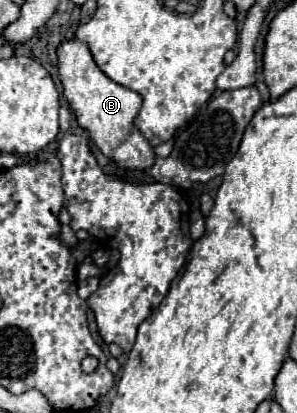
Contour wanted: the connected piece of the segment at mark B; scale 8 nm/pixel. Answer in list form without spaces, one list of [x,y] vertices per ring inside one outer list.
[[[79,39],[63,41],[57,49],[59,59],[59,79],[63,83],[63,95],[73,109],[79,127],[89,131],[93,143],[101,149],[101,153],[113,161],[117,161],[123,169],[145,171],[153,165],[153,149],[147,139],[133,125],[135,115],[141,109],[141,95],[111,81],[93,61],[93,55],[85,43]]]

